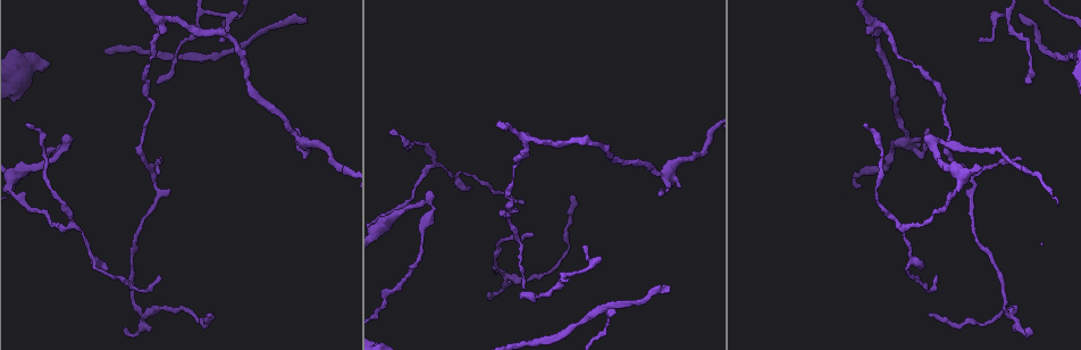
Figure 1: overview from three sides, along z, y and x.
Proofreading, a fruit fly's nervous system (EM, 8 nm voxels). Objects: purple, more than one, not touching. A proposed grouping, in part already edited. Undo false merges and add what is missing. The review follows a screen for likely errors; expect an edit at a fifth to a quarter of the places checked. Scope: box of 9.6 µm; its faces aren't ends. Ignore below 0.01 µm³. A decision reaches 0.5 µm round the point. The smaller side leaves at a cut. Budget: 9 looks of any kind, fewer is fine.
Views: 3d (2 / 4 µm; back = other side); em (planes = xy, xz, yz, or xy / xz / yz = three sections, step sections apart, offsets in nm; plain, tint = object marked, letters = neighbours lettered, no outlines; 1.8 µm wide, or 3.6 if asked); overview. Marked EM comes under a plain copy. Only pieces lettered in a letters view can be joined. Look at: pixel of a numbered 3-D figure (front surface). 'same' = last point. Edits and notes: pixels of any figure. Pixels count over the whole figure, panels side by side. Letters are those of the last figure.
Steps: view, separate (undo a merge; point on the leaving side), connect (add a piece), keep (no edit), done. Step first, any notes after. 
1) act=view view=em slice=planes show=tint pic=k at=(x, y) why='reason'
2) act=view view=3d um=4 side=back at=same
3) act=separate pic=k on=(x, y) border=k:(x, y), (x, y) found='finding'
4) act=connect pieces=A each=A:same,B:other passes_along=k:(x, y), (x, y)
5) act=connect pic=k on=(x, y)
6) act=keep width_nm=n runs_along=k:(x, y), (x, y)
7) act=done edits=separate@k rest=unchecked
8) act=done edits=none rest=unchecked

act=view view=3d um=4 pic=1 at=(433, 203) why='sharp bend'

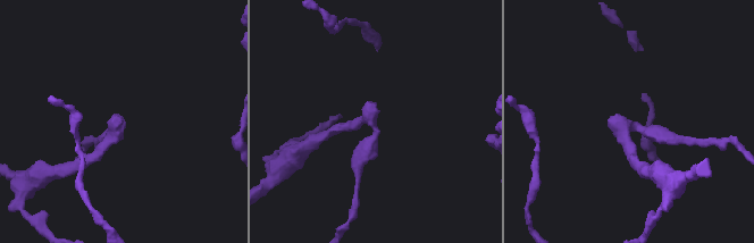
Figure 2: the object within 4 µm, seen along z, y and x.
act=view view=em slice=planes show=letters pic=2 at=(118, 125) arm_widths_nm=180,220

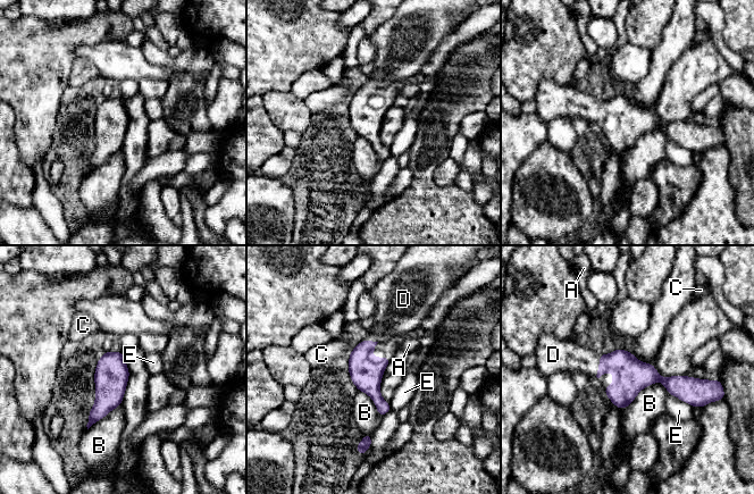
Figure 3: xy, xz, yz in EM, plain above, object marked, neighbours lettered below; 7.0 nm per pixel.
act=connect pic=3 on=(568, 356) width_nm=240 each=A:other,B:other,C:other,D:same,E:other passes_along=3:(630, 376), (600, 365), (568, 356) found='the neuron continues'

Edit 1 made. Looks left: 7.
act=view view=em slice=xz step=8 show=tint pic=1 at=(528, 137) why='three arms meet'

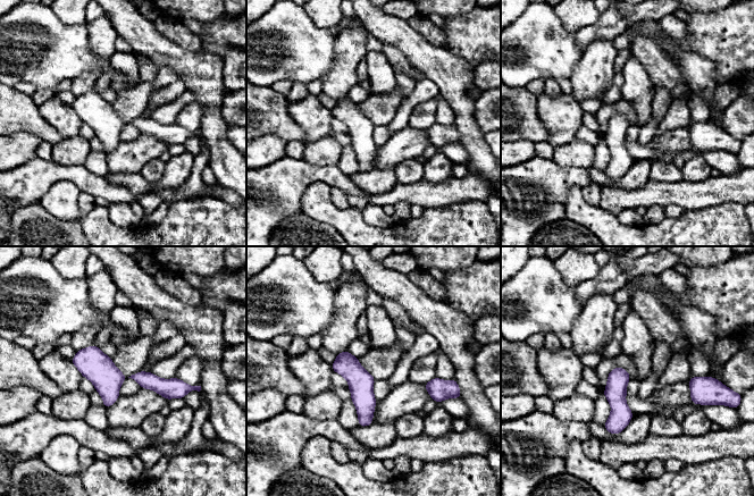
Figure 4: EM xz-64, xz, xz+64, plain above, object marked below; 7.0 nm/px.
act=view view=em slice=planes show=letters at=same why='cut it another way'

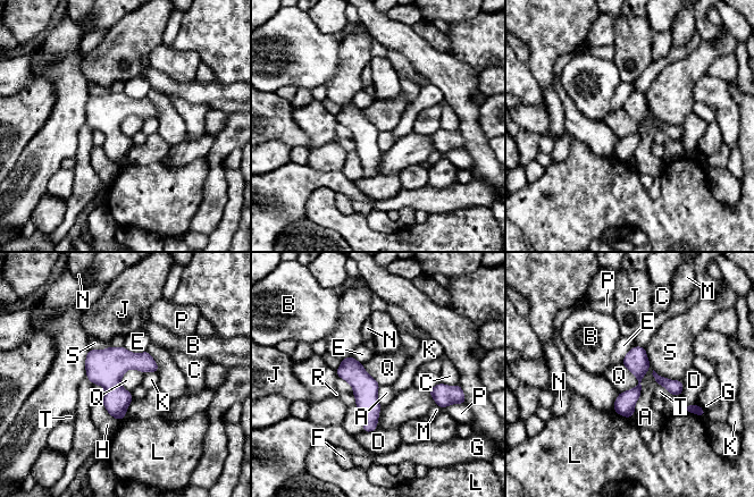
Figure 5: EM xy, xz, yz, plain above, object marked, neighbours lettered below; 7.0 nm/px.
act=keep width_nm=170 each=A:other,B:other,C:other,D:other,E:other,F:other,G:other,H:other,J:other,K:other,L:other,M:other,N:other,P:other,Q:other,R:other,S:other,T:other border=5:(621, 362), (637, 384), (619, 393) found='all the same neuron'

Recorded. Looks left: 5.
act=view view=3d um=2 pic=1 at=(584, 246) why='free end'

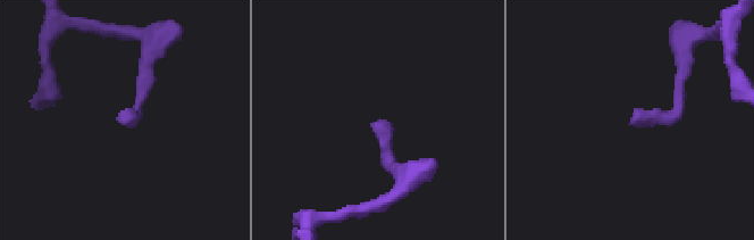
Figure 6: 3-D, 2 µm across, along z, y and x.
act=view view=em slice=xy step=16 show=letters pic=6 at=(632, 121)

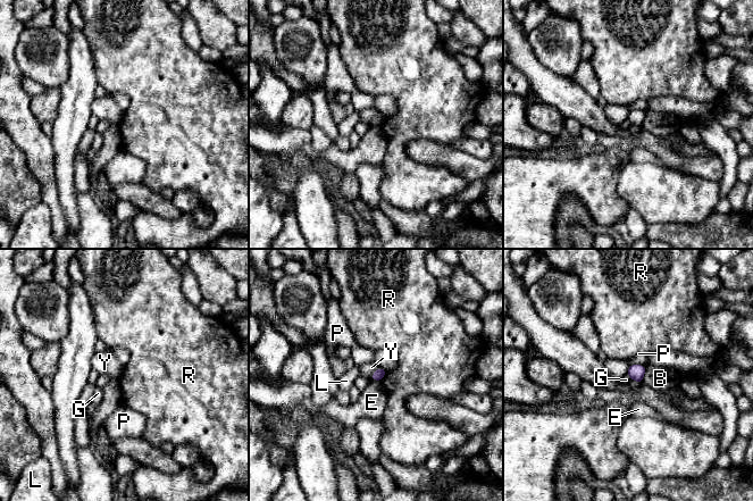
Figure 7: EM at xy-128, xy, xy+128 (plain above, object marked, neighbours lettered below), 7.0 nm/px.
act=view view=em slice=planes show=letters at=same why='another direction'

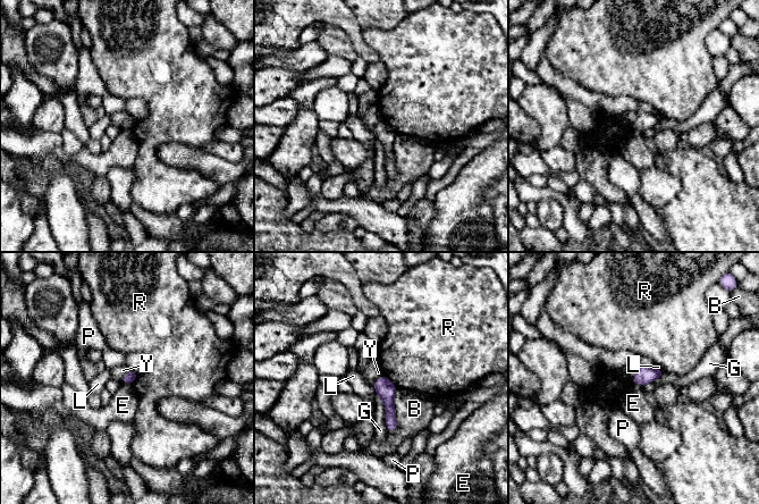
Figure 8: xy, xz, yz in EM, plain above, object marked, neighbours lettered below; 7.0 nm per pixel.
act=keep each=B:other,E:other,G:other,L:other,P:other,R:other,Y:other found='no lettered piece goes on from it'

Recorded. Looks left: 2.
act=view view=em um=3.6 slice=planes show=letters pic=1 at=(146, 316) why='abrupt turn'

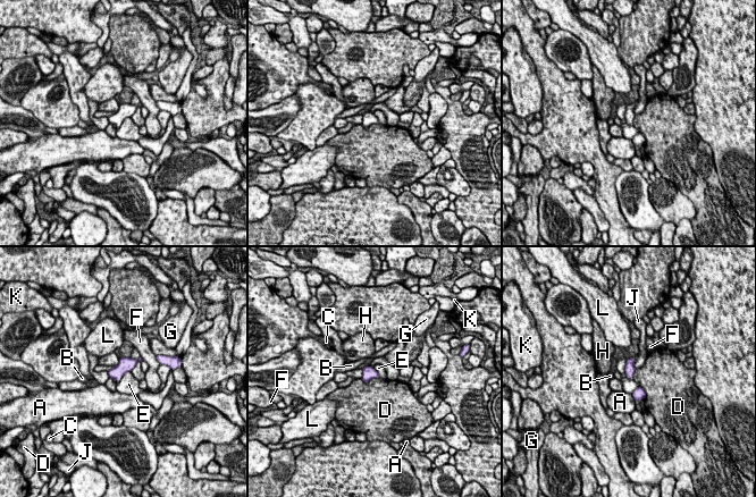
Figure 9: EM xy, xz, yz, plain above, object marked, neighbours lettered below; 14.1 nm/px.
act=keep width_nm=140 each=A:other,B:other,C:other,D:other,E:other,F:other,G:other,H:other,J:other,K:other,L:other border=9:(628, 359), (624, 373), (631, 379) found='all the same neuron'

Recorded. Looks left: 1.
act=done edits=connect@3 rest=unchecked

